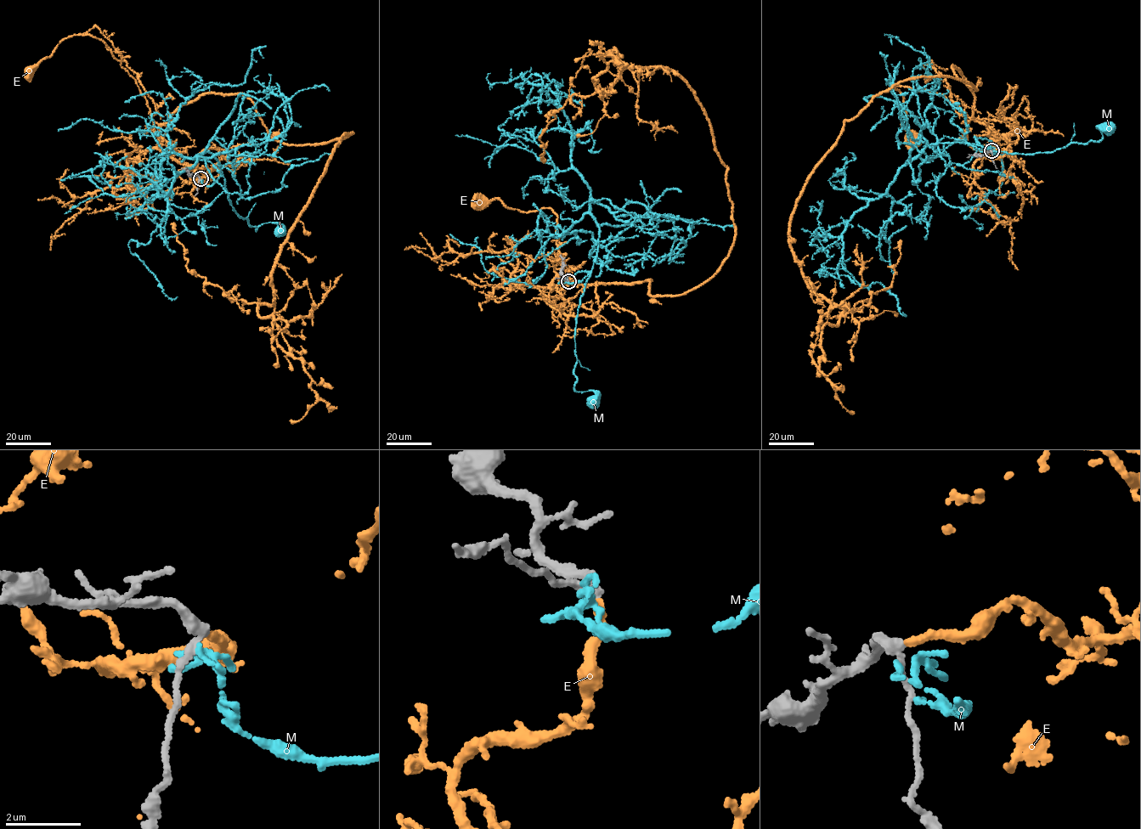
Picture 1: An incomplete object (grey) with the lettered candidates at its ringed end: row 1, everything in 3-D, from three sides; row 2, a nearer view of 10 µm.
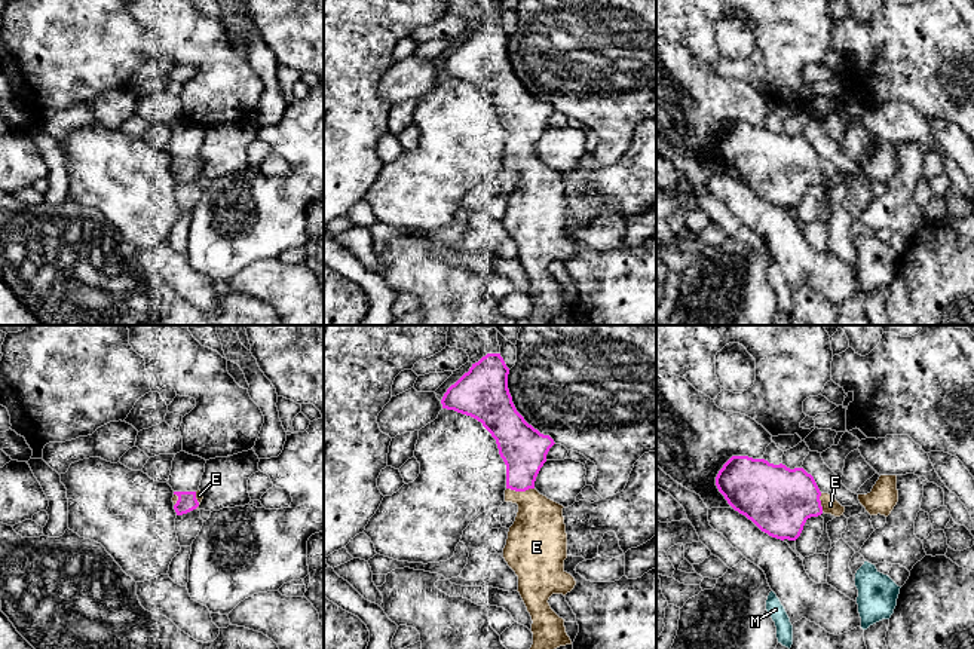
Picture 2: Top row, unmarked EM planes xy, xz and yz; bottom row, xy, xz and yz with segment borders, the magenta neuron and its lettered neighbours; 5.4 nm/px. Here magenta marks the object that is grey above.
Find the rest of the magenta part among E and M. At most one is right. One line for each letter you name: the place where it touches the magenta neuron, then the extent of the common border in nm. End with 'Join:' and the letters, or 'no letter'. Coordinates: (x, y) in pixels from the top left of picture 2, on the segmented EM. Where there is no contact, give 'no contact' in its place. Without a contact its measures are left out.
E: meets magenta in xz at (520, 490); contact 150 nm long
Join: E

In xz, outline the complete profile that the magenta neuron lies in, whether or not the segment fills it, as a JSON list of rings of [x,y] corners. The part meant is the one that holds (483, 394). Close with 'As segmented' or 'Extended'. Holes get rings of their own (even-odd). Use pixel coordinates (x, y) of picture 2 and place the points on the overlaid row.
[[[487,353],[447,389],[441,404],[442,408],[477,419],[496,440],[499,454],[506,465],[505,502],[518,505],[515,521],[508,532],[503,558],[518,576],[517,591],[533,621],[533,645],[530,649],[557,649],[572,645],[572,640],[566,633],[564,619],[551,609],[548,600],[552,594],[566,596],[570,593],[576,581],[564,570],[564,560],[567,558],[564,506],[535,489],[536,477],[555,443],[549,435],[543,435],[529,425],[517,411],[508,389],[508,374],[509,368],[500,353]]]. Extended

